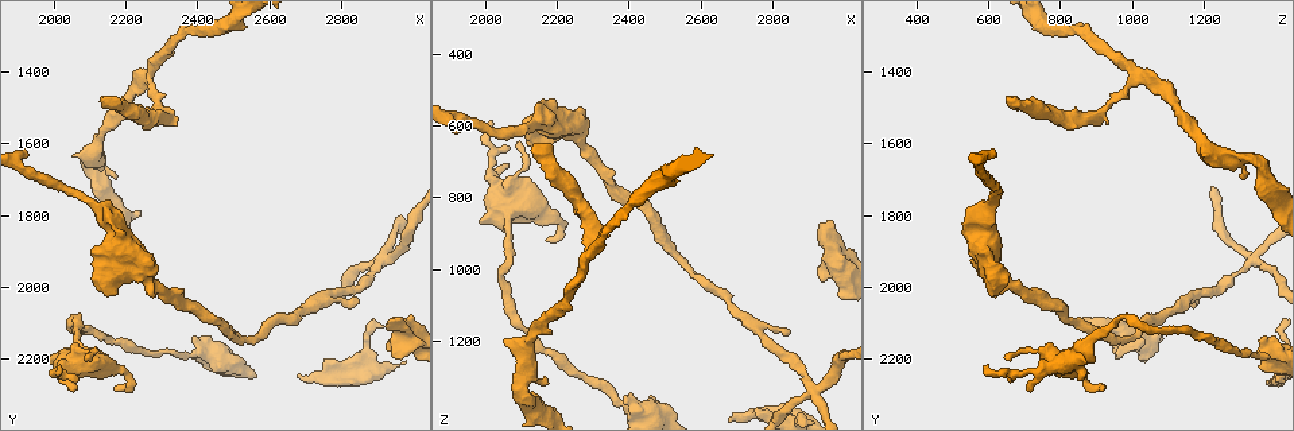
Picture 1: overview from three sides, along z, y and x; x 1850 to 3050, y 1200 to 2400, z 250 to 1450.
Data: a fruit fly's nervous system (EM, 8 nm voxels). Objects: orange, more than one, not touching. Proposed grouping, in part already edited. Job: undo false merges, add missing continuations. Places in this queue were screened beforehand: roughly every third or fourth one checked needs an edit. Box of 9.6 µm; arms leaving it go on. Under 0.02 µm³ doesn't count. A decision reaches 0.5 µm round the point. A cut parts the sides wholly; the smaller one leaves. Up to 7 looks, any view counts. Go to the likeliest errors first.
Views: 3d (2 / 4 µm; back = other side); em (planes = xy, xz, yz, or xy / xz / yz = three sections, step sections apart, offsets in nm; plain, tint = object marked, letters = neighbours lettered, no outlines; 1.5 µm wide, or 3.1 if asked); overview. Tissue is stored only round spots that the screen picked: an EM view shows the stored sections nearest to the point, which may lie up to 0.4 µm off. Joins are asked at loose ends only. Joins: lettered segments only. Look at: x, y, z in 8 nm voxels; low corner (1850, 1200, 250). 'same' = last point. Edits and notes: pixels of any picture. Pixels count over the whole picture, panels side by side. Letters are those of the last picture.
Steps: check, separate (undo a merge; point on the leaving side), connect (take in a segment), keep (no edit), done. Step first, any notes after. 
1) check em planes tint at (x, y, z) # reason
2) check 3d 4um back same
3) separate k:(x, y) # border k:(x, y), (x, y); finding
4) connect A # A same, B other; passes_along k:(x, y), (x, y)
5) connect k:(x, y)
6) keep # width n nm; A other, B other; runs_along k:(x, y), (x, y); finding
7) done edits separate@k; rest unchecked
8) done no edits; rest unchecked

check 3d 2um at (2960, 2080, 870) # branch stops here

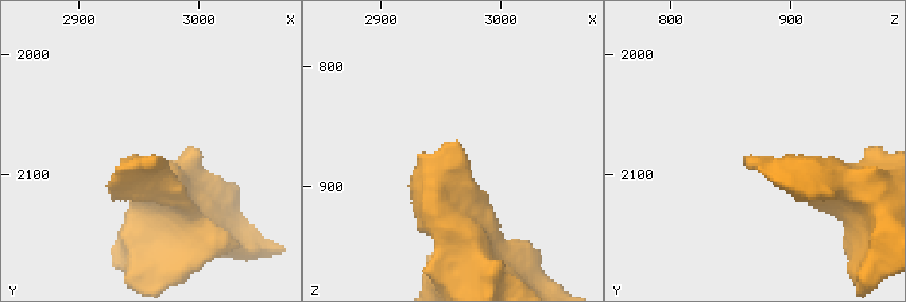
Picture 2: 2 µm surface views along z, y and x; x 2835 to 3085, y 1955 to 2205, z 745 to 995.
check em xy step 8 tint at (2964, 2084, 866)

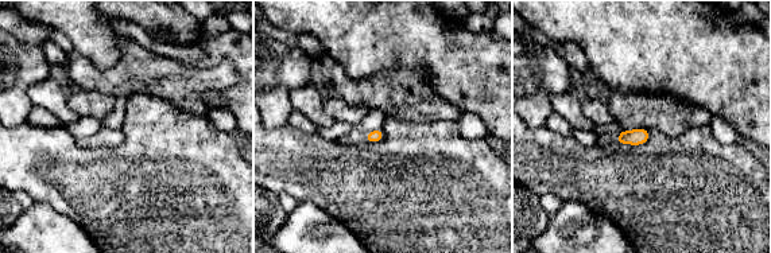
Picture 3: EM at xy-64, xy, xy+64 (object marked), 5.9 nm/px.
check em planes letters same # cut it another way

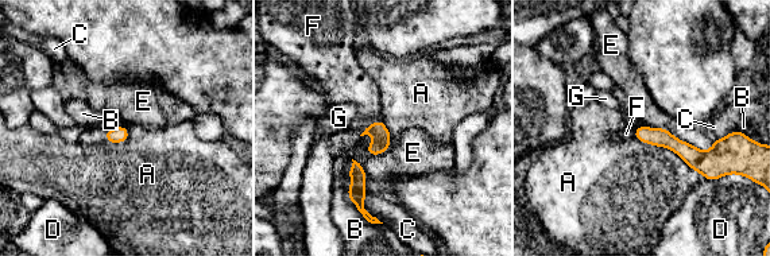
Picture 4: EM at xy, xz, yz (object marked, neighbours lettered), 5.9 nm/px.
connect F # A other, B other, C other, D other, E other, F same, G other; passes_along 4:(656, 136), (634, 132), (626, 134); the neuron continues

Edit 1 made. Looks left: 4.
check em 3.1um planes plain at (2910, 1920, 1330) # looks like a crossing

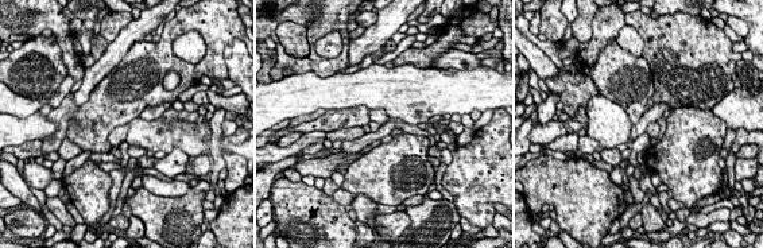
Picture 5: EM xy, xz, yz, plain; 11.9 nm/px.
check em 3.1um planes letters same

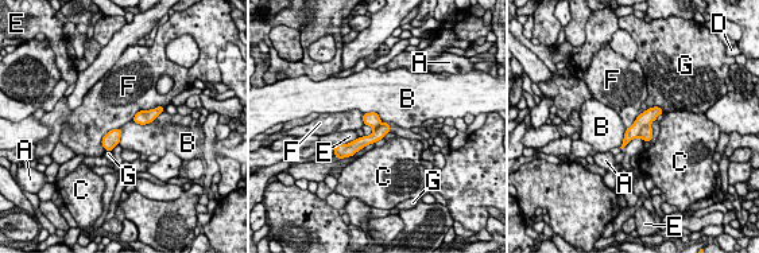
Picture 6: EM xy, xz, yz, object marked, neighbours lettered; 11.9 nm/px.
separate 6:(646, 132) # width 130 nm; A other, B other, C other, D other, E other, F other, G other; a second neuron is stuck on

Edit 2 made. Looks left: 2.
check em planes plain at (2080, 2130, 910) # thick turns thin

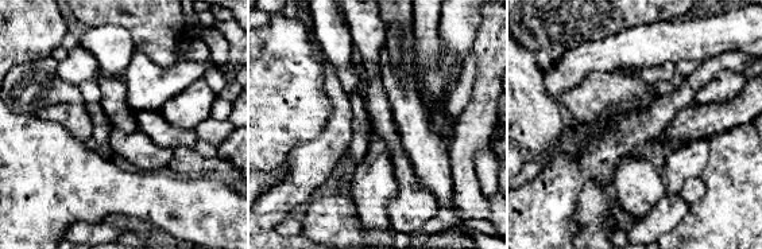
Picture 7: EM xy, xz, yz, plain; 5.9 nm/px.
check em planes letters same # see the neighbours

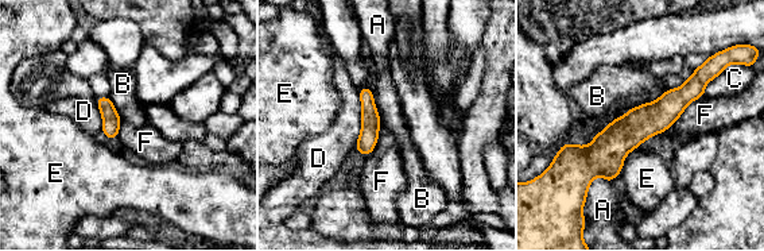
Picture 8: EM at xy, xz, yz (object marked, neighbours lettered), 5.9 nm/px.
keep # A other, B other, C other, D other, E other, F other; runs_along 8:(709, 74), (605, 151), (570, 146); one neuron here

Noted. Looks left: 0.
done edits connect@4, separate@6; rest unchecked

